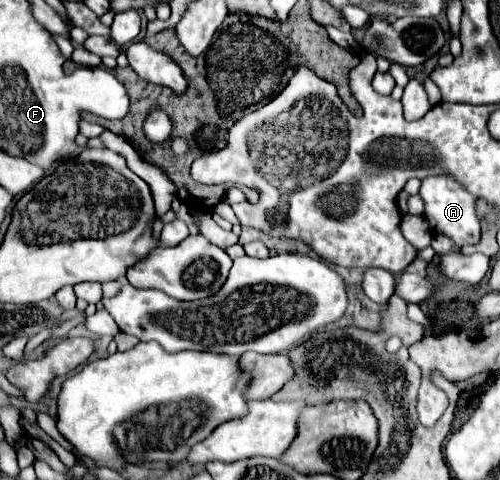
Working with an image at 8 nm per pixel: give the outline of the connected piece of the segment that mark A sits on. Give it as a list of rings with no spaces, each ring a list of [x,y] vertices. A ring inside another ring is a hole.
[[[426,177],[422,179],[420,197],[424,201],[424,217],[436,235],[444,235],[454,241],[456,247],[474,245],[480,241],[480,221],[476,217],[476,199],[452,177]]]

